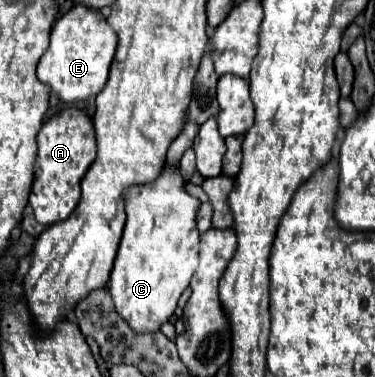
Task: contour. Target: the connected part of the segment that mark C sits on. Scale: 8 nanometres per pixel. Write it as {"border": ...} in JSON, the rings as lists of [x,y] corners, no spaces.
{"border":[[[165,162],[157,180],[129,186],[123,202],[127,222],[111,270],[109,292],[121,318],[143,334],[145,330],[159,330],[173,316],[181,292],[191,288],[189,280],[199,264],[197,210],[201,202],[185,190],[179,164],[171,166],[169,162]]]}

